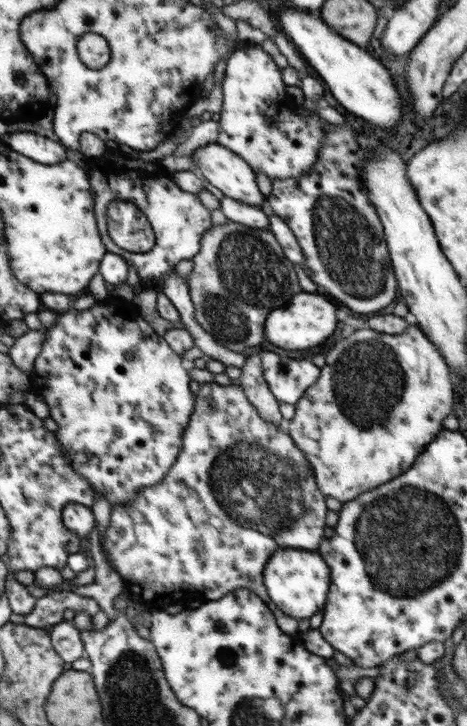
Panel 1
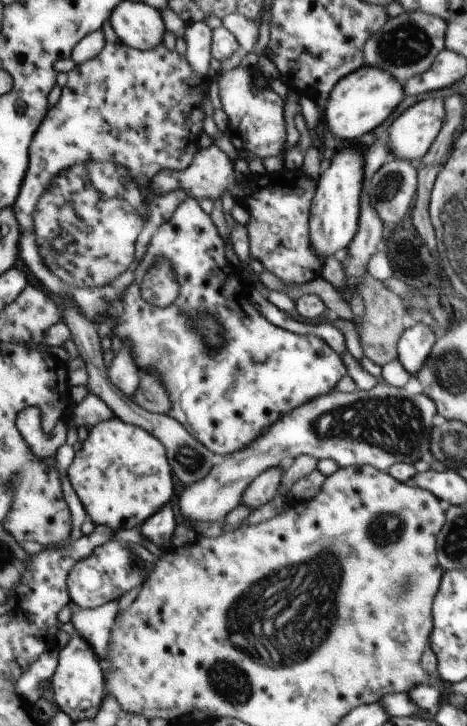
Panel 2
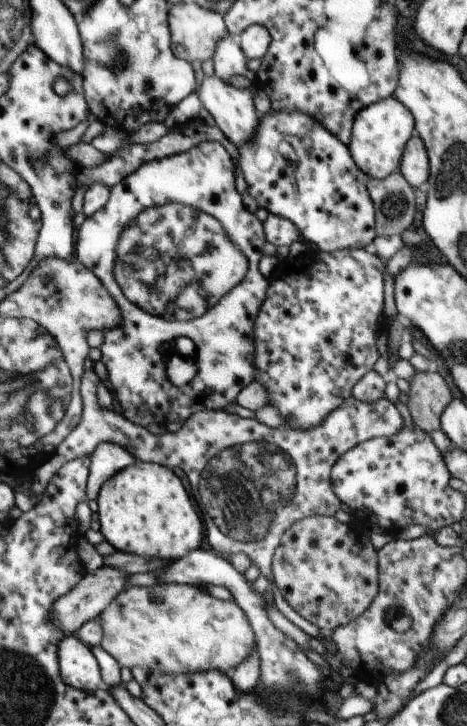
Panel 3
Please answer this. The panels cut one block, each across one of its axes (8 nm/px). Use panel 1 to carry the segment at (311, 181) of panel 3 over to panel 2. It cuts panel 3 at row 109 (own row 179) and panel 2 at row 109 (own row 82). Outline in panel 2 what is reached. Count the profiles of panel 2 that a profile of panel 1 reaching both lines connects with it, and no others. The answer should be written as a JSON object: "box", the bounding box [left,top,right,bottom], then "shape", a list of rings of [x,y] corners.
{"box":[218,67,286,160],"shape":[[[236,67],[221,73],[218,79],[219,97],[222,110],[228,116],[228,127],[224,135],[230,138],[240,156],[254,154],[264,160],[270,157],[282,157],[286,142],[284,118],[285,100],[274,90],[254,84],[250,70]]]}

